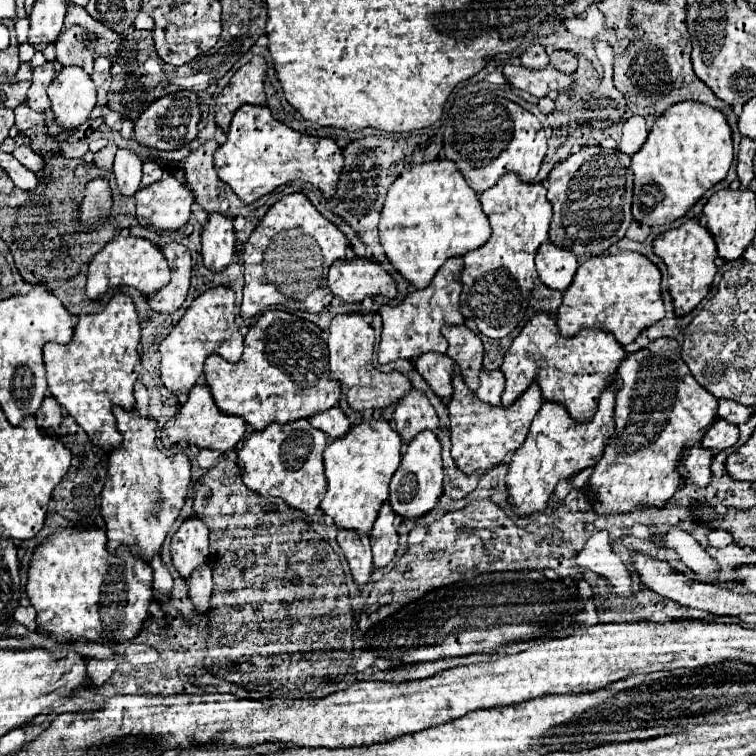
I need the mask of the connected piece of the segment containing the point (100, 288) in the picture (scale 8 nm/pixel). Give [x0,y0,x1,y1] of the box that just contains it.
[87,235,169,299]

